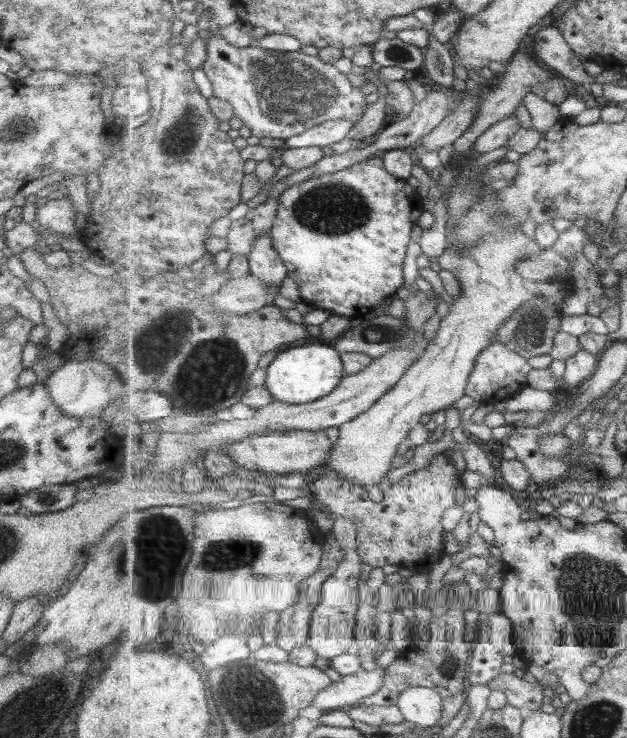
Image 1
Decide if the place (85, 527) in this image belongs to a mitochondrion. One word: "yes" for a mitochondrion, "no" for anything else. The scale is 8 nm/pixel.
no

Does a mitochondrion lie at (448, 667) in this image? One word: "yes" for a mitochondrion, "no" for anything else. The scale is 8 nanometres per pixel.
yes

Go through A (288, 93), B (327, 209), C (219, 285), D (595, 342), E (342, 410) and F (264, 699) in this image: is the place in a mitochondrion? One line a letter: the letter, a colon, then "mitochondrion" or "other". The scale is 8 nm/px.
A: mitochondrion
B: mitochondrion
C: other
D: other
E: other
F: mitochondrion

